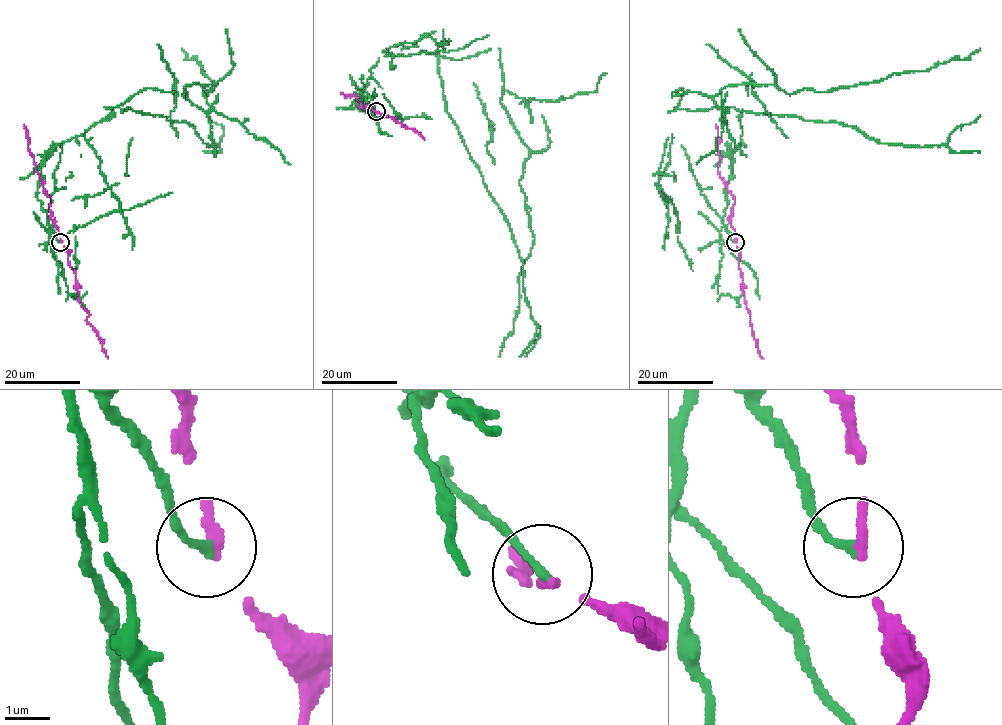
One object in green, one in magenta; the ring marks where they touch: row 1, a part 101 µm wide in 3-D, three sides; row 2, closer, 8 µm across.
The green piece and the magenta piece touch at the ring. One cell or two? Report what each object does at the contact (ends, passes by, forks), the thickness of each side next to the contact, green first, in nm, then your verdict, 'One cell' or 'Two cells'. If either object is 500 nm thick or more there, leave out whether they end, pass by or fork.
At the ring green ends. At the ring magenta ends. Thickness 200 nm (green) against 280 nm. Two cells

